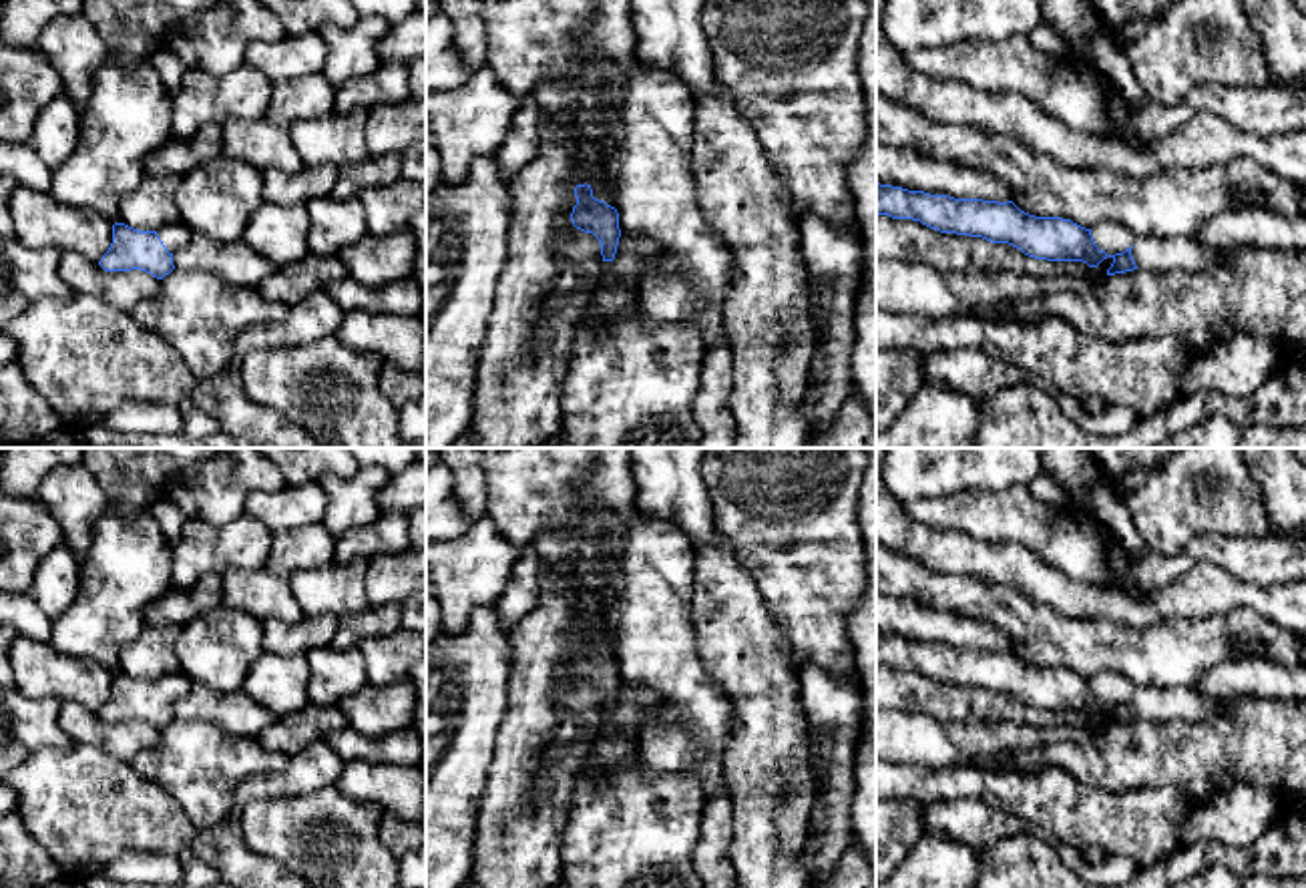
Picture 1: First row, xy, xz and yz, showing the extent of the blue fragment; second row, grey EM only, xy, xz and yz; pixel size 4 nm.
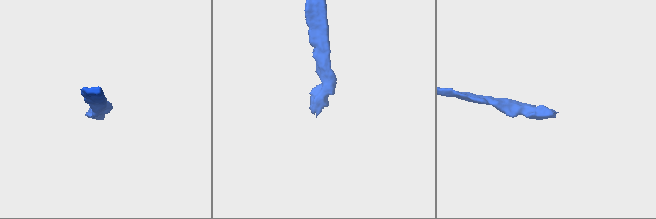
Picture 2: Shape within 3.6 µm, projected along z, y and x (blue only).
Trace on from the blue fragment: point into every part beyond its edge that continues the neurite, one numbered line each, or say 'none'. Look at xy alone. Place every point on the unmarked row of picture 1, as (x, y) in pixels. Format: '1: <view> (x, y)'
1: xy (175, 686)

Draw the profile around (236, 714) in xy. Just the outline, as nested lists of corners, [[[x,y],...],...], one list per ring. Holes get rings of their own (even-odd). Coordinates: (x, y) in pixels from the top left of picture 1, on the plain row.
[[[193,683],[187,697],[173,703],[173,715],[181,721],[203,721],[239,737],[257,737],[275,721],[273,711],[241,689],[223,693],[199,683]]]

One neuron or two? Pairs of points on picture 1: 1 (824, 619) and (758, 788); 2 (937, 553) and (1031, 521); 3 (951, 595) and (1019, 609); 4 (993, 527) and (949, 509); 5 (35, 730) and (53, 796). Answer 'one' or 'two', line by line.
1: two
2: two
3: one
4: one
5: two

